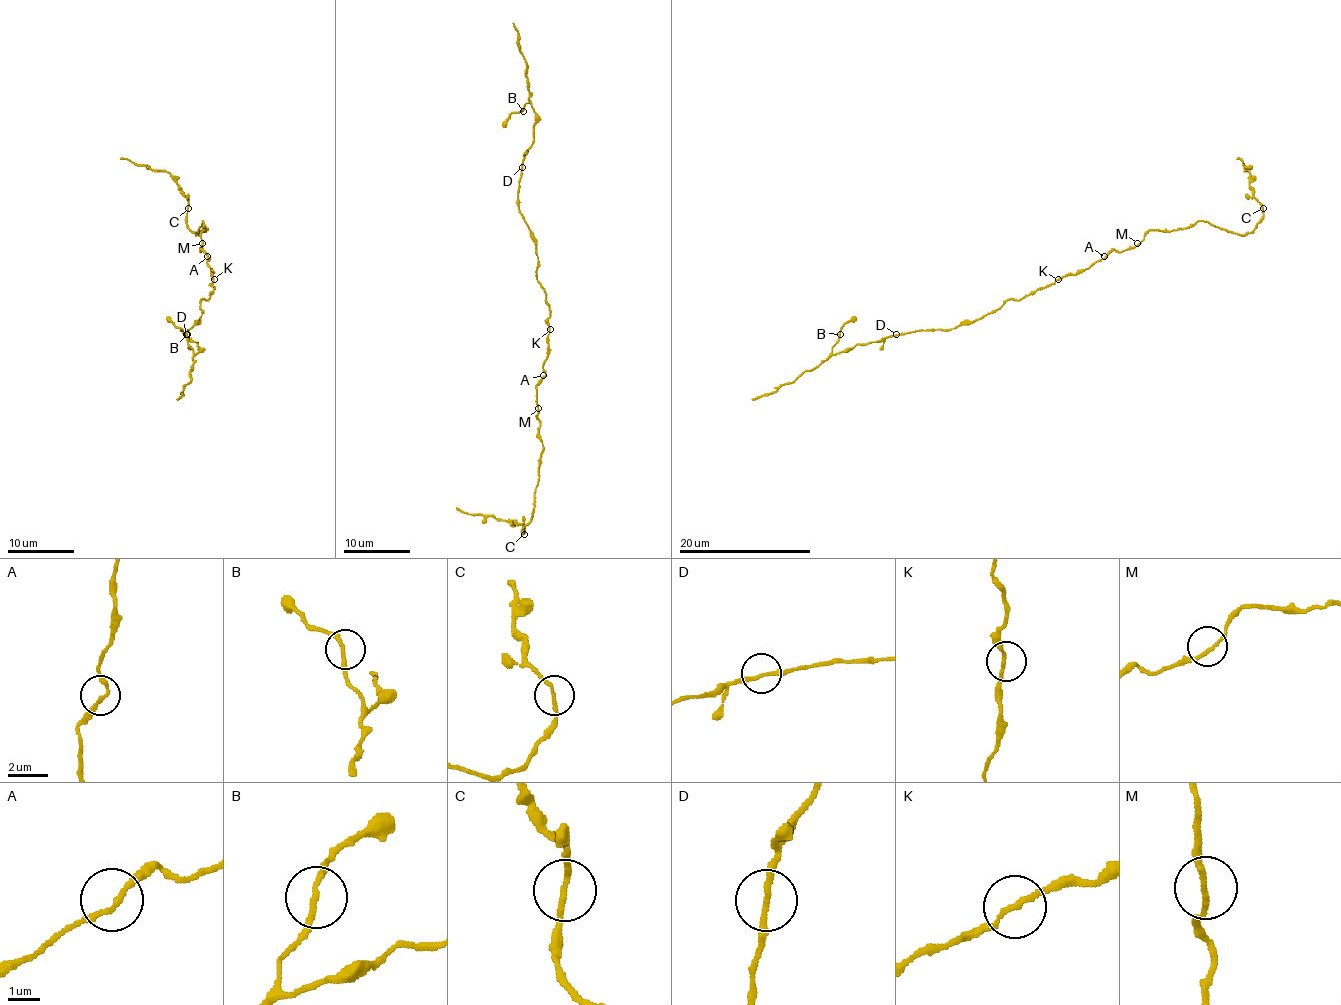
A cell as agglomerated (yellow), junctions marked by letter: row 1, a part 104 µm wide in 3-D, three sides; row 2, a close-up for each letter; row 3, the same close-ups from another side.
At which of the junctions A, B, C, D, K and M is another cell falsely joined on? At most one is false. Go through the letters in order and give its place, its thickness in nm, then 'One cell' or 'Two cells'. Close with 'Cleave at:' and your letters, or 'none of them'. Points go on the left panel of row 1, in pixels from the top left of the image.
A: Place: (207, 256). Thickness 160 nm. One cell
B: Place: (187, 334). Thickness 170 nm. One cell
C: Place: (188, 208). Thickness 160 nm. Two cells
D: Place: (186, 334). Thickness 170 nm. One cell
K: Place: (214, 279). Thickness 150 nm. One cell
M: Place: (202, 243). Thickness 160 nm. One cell
Cleave at: C

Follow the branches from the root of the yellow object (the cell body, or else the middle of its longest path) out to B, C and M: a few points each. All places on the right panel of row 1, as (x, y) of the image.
B: (1056, 279), (1020, 299), (1007, 299), (997, 309), (952, 329), (901, 332), (833, 354), (831, 347), (840, 334)
C: (1056, 279), (1088, 269), (1114, 250), (1134, 248), (1151, 230), (1170, 231), (1208, 221), (1247, 235), (1263, 208)
M: (1056, 279), (1078, 274), (1111, 251), (1124, 251), (1137, 243)

